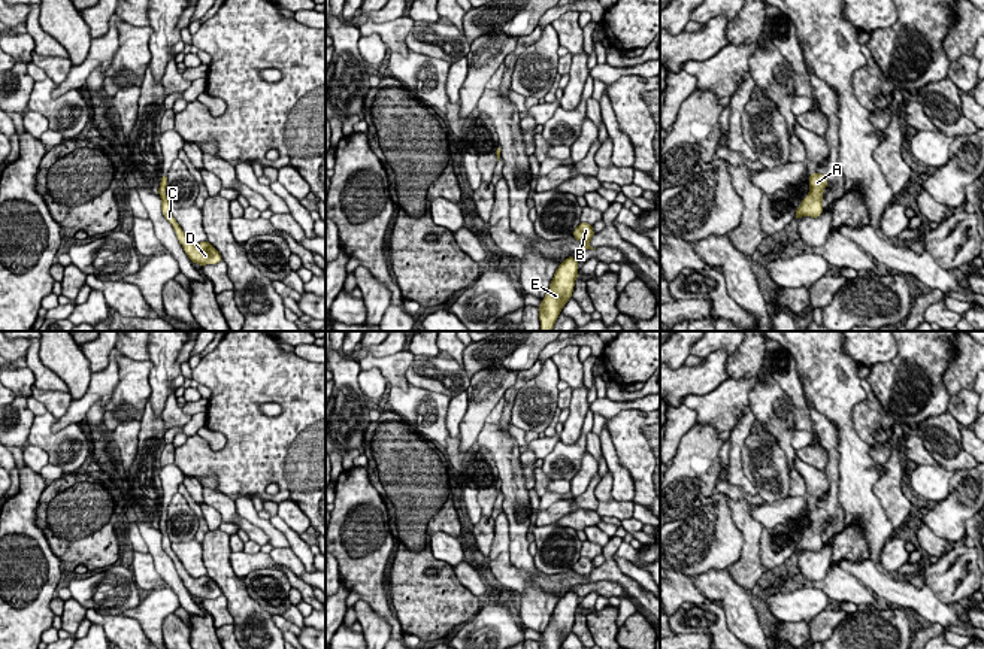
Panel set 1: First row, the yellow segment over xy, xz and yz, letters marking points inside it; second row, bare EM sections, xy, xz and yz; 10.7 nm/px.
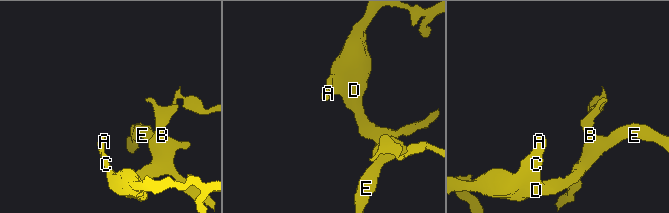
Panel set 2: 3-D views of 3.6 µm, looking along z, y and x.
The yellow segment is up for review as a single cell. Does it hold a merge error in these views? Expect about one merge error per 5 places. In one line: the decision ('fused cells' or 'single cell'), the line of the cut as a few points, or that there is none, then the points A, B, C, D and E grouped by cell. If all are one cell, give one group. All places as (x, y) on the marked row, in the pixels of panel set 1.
single cell; no cut; A B C D E

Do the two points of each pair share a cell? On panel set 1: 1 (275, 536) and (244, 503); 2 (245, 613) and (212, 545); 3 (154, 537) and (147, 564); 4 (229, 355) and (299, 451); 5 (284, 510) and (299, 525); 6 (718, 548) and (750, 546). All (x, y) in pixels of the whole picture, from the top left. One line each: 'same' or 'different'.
1: same
2: same
3: different
4: same
5: same
6: different

